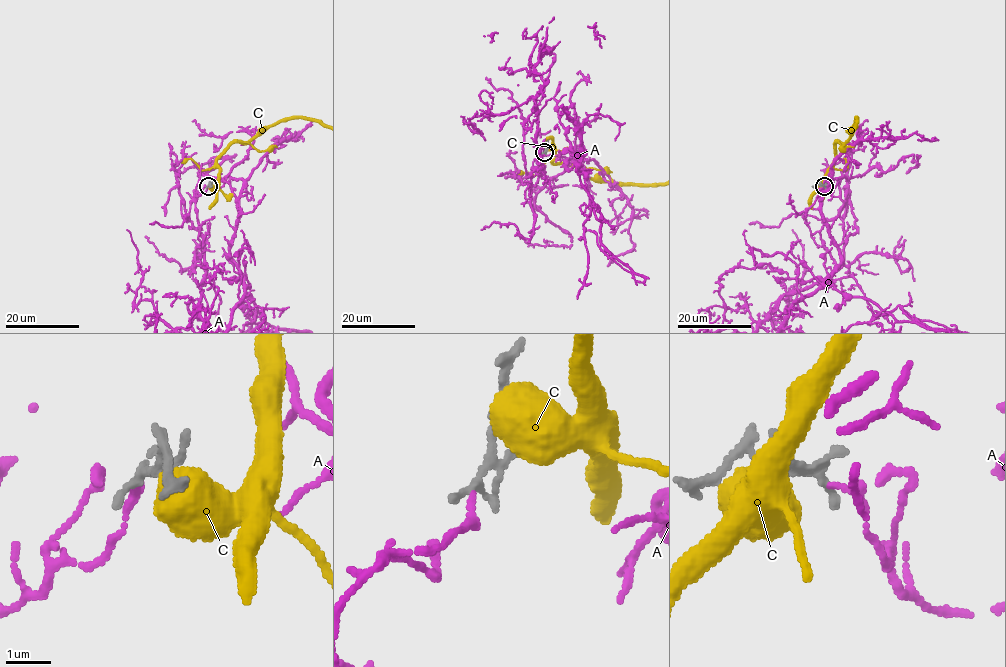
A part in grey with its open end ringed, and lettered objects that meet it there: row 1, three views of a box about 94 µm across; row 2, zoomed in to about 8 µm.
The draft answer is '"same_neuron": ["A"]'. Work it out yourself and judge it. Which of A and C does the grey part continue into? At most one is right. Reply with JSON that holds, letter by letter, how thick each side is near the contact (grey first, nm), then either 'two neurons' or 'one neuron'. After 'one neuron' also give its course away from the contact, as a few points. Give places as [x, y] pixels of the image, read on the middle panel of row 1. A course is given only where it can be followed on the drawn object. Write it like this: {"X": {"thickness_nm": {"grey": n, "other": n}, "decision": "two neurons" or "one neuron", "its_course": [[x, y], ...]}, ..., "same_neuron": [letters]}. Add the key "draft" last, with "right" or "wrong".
{"A": {"thickness_nm": {"grey": 140, "other": 190}, "decision": "one neuron"}, "C": {"thickness_nm": {"grey": 170, "other": 600}, "decision": "two neurons"}, "same_neuron": ["A"], "draft": "right"}

